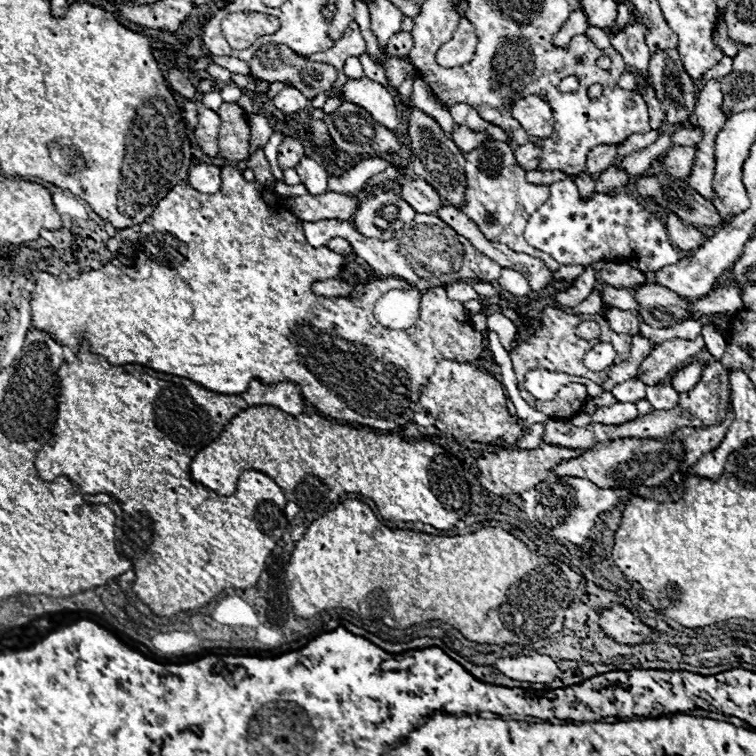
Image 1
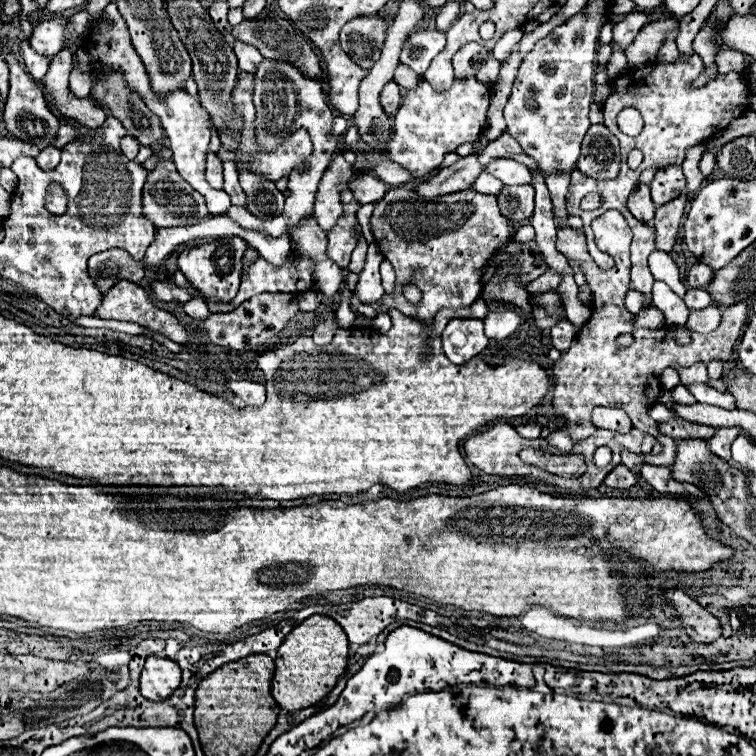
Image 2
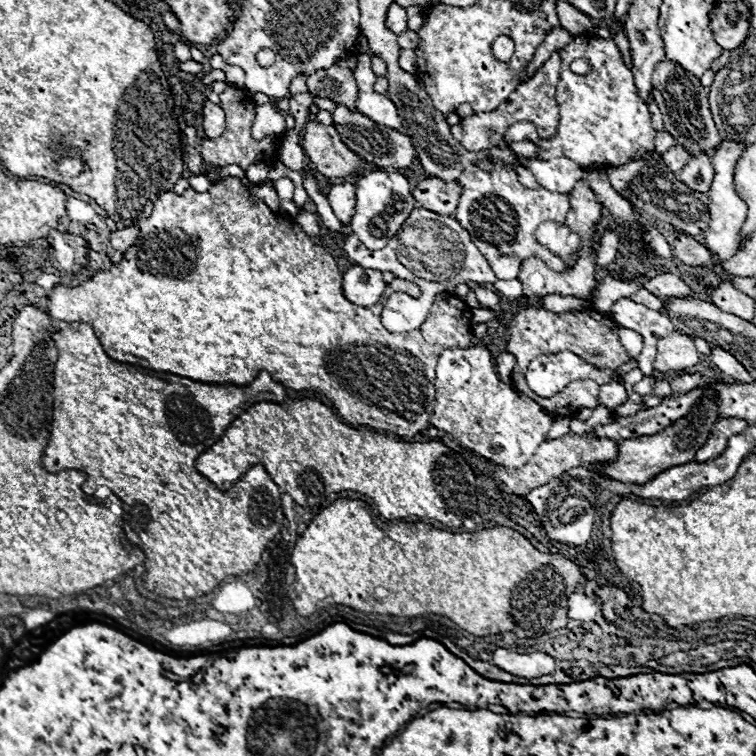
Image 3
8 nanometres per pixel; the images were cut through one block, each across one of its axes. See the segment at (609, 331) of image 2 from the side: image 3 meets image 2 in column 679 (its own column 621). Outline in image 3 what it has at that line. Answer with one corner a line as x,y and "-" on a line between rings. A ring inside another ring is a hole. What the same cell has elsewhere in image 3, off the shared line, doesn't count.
526,308
518,314
514,314
510,322
510,340
506,344
506,352
510,352
516,358
516,366
512,370
512,386
530,396
534,400
534,392
528,390
528,384
524,380
526,368
534,356
540,354
556,354
562,350
570,350
584,360
596,360
596,366
600,368
618,368
622,366
628,356
626,348
620,344
620,326
598,314
596,310
584,310
584,312
574,312
574,314
556,314
546,308

